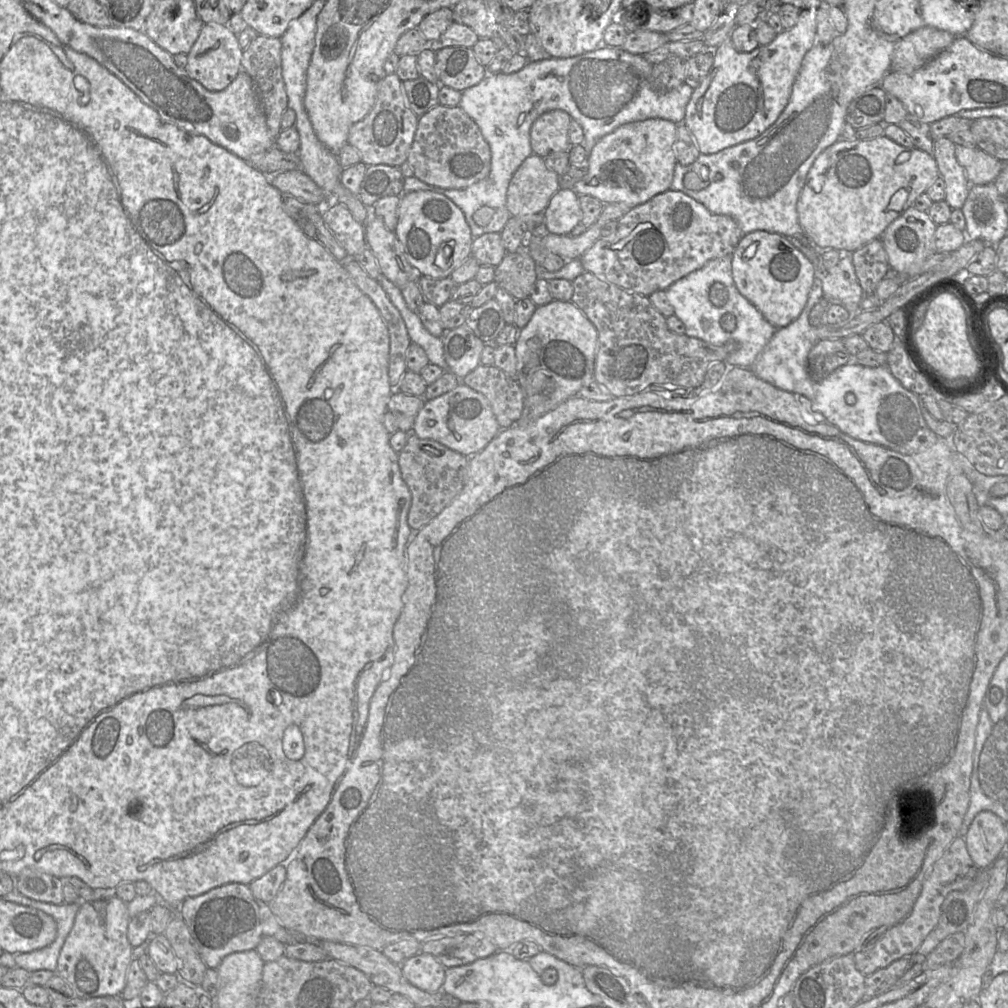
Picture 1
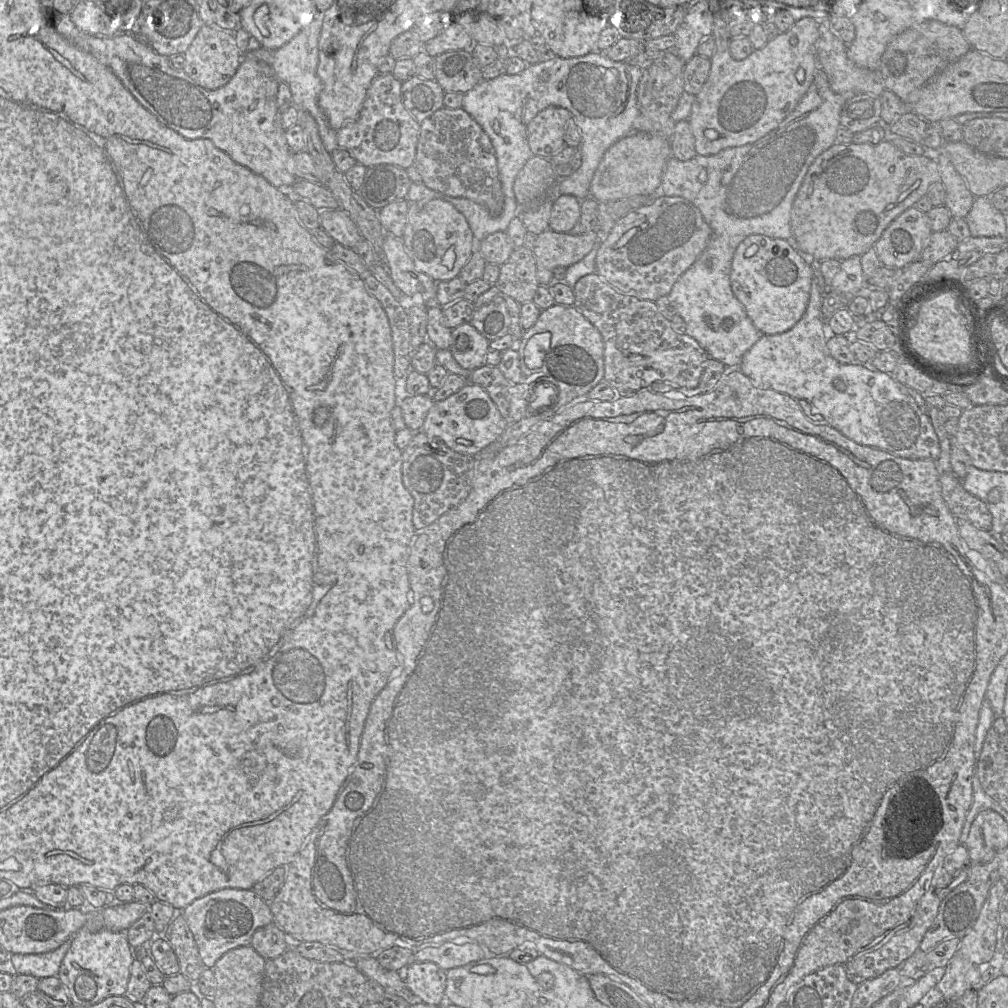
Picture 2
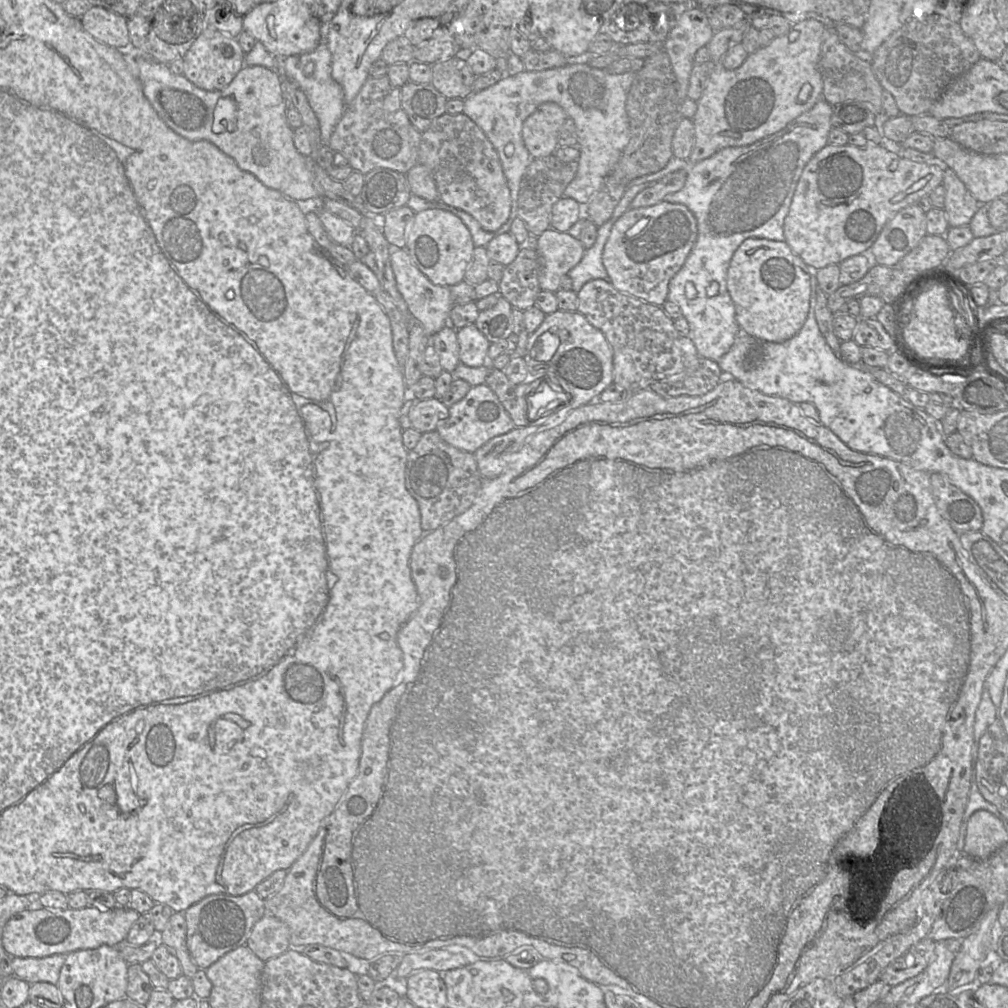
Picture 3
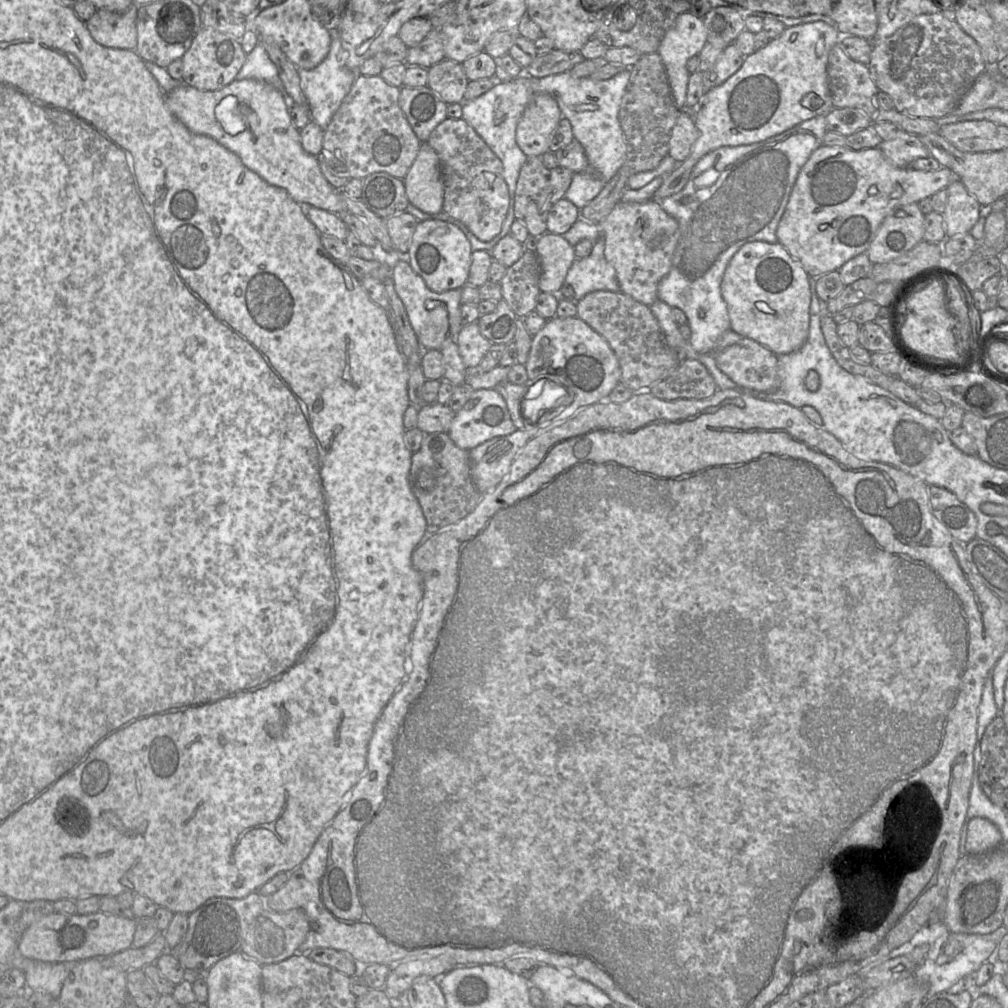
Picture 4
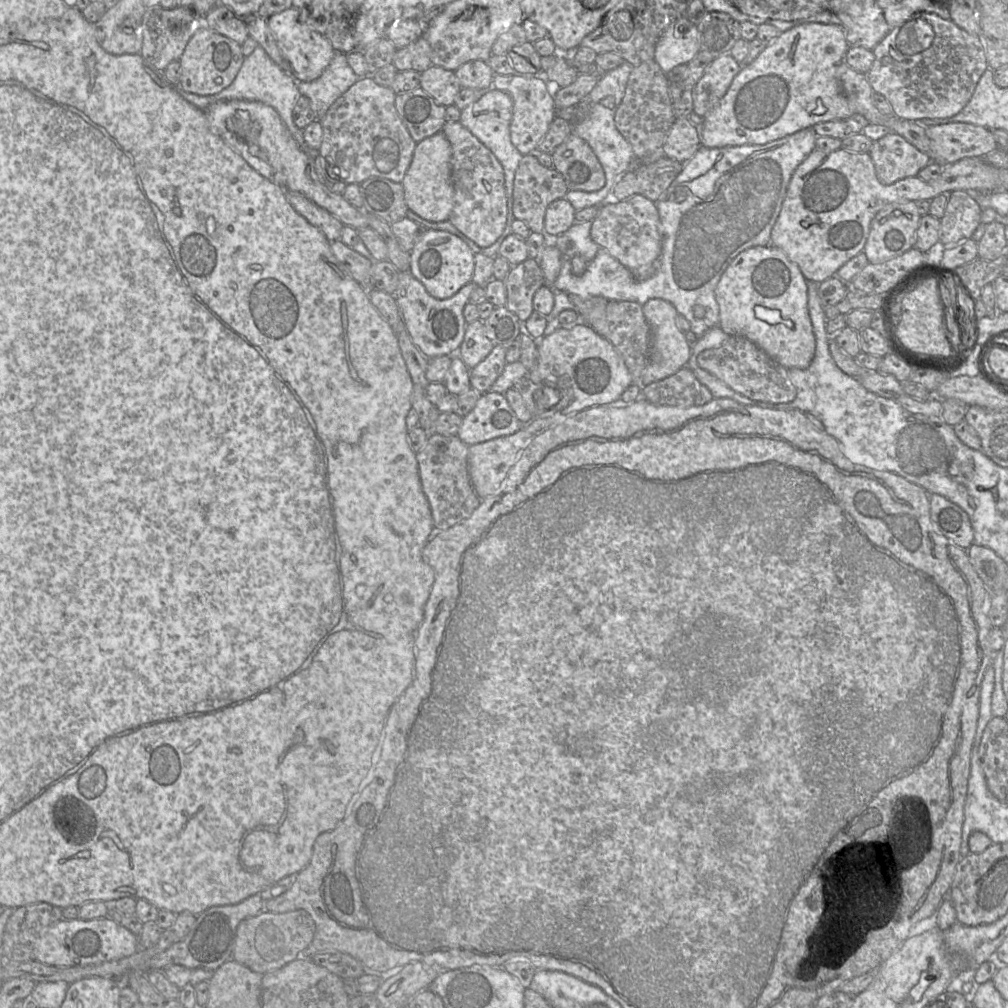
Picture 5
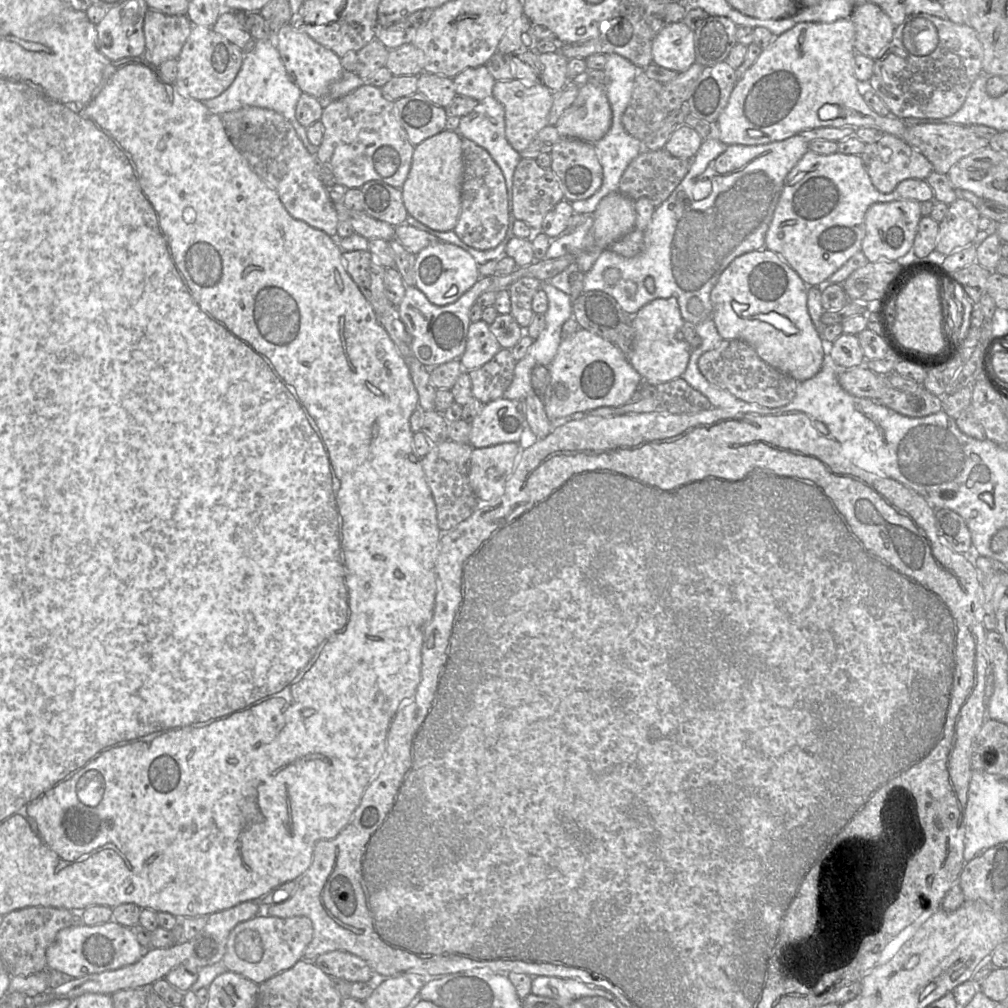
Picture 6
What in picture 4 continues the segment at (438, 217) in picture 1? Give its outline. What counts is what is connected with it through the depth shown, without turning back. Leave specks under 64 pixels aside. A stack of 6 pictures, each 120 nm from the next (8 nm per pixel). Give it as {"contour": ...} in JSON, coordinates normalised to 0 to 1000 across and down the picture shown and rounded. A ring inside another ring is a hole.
{"contour":[[[425,217],[414,222],[403,256],[426,287],[438,291],[451,286],[458,287],[464,282],[468,249],[465,238],[452,223],[436,217]]]}

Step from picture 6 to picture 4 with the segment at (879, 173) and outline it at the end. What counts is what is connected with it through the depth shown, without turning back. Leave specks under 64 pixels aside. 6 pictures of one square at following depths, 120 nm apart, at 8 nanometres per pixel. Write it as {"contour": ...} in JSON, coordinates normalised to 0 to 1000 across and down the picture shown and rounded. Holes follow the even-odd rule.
{"contour":[[[896,132],[891,137],[875,140],[872,148],[884,163],[891,167],[903,166],[909,158],[923,155],[913,136],[903,132]]]}

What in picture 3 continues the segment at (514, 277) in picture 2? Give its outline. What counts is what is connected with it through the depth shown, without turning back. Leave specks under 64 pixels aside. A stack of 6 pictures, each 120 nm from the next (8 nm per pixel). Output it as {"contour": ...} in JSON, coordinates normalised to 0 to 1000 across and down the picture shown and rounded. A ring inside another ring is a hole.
{"contour":[[[518,246],[509,260],[500,265],[495,293],[518,309],[531,303],[536,290],[533,248]]]}

